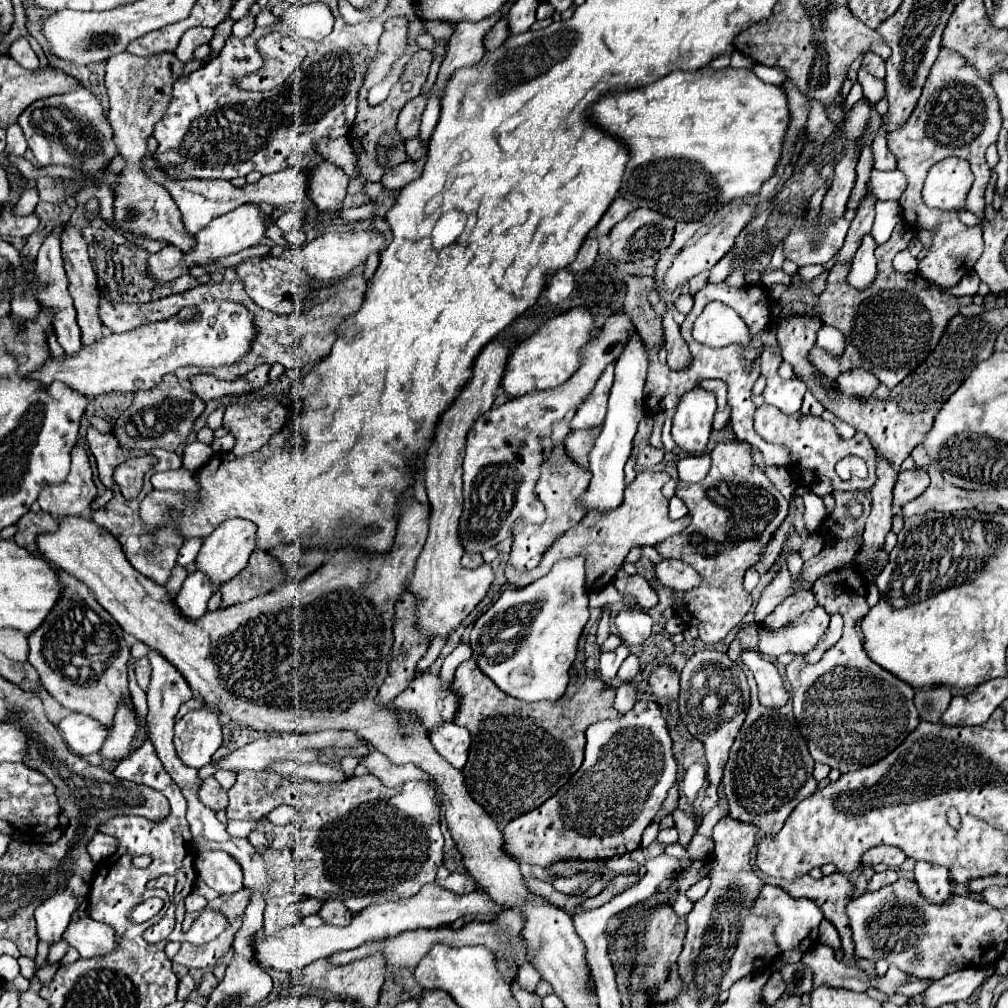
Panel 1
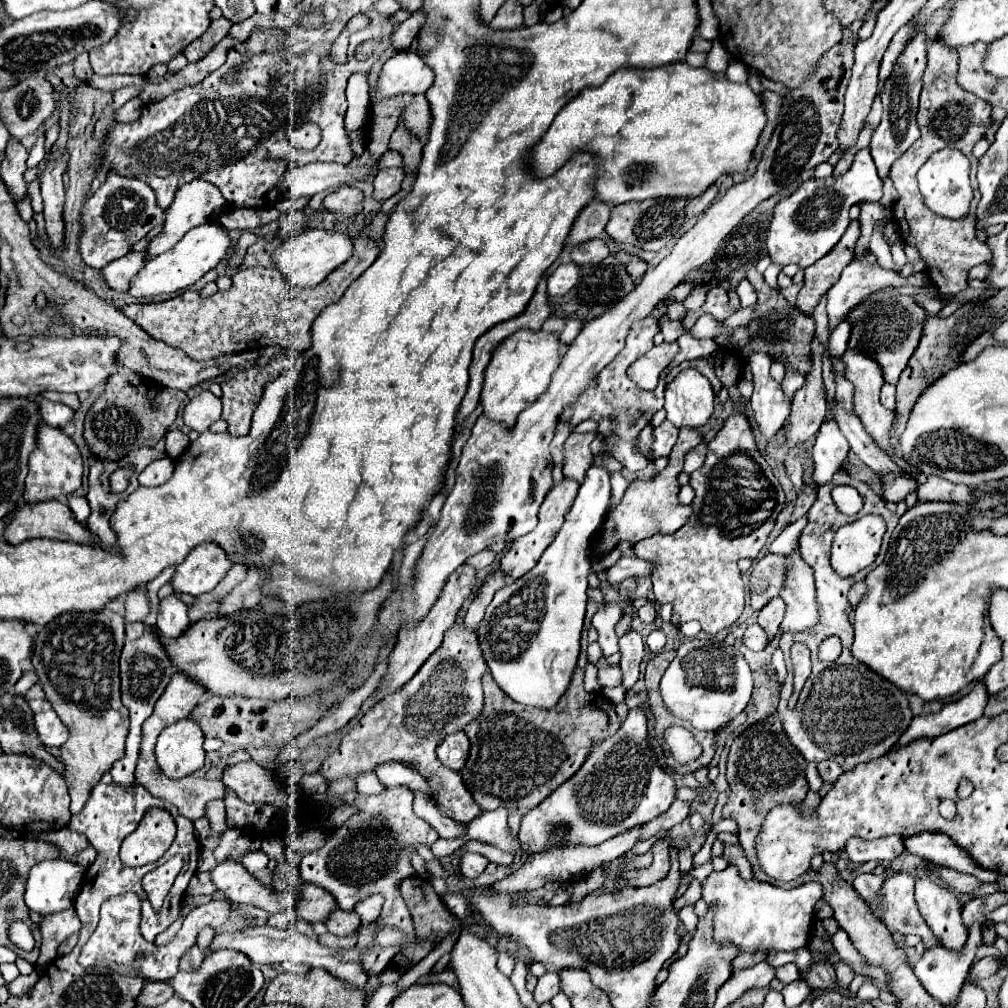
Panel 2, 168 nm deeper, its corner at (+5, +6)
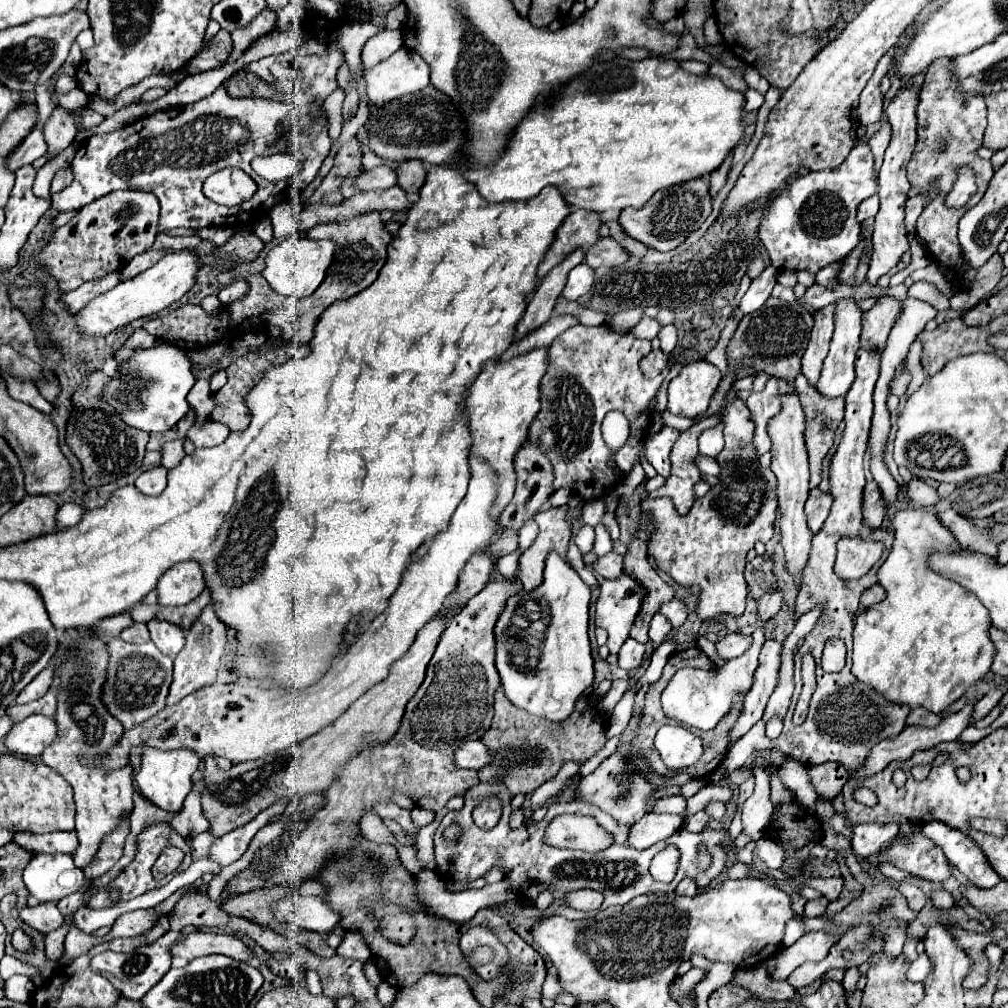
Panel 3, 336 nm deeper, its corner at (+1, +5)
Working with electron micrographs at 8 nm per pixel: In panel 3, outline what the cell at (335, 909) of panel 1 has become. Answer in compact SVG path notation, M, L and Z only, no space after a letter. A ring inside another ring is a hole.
M347 931L343 935L341 945L337 947L337 955L359 959L359 961L365 963L371 957L371 951L369 951L369 947L367 947L367 943L365 943L365 939L361 937L359 931Z

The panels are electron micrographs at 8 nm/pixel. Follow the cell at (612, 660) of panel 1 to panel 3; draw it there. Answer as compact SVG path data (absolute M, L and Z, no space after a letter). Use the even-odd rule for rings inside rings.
M629 575L617 577L613 581L605 579L601 583L601 595L597 599L595 625L603 627L609 633L607 647L609 653L617 655L625 639L629 637L629 629L639 613L639 605L643 599L643 589Z

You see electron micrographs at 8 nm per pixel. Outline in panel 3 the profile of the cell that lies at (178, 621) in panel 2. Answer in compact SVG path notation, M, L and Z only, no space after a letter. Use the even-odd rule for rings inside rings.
M151 619L147 623L149 631L151 631L151 639L153 643L169 657L175 657L183 645L185 645L185 635L187 629L183 629L181 625L175 625L171 621L165 619Z

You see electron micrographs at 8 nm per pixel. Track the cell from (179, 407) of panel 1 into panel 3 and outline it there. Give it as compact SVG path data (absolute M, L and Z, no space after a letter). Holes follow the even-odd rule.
M101 371L91 373L73 395L73 411L67 421L67 443L81 459L83 481L89 487L99 487L137 471L143 465L143 453L149 441L149 433L129 427L109 403L101 401L103 389L109 381L111 379Z

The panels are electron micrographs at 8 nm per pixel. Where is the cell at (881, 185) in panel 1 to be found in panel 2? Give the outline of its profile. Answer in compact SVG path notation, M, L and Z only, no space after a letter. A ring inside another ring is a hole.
M859 150L851 168L841 176L811 178L803 182L795 194L783 198L773 208L773 220L767 232L767 252L781 268L787 264L799 264L807 268L823 258L843 236L851 218L849 208L859 202L879 202L883 196L883 182L877 176L877 168L869 150Z

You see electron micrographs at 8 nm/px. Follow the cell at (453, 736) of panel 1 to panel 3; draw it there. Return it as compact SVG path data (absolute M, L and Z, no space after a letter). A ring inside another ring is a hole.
M465 741L455 751L455 765L461 769L481 769L489 761L489 751L481 741Z

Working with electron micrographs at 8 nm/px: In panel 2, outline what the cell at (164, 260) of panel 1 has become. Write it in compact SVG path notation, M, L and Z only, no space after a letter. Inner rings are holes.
M129 252L125 256L121 256L119 260L113 260L111 264L107 264L103 270L101 270L101 276L105 280L105 284L111 288L111 290L117 290L117 292L125 292L129 288L129 280L145 266L145 260L143 260L143 252Z

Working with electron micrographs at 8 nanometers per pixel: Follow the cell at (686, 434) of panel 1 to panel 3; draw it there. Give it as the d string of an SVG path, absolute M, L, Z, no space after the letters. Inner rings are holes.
M705 359L685 363L683 371L669 383L667 409L673 415L697 419L707 411L719 381L719 369Z

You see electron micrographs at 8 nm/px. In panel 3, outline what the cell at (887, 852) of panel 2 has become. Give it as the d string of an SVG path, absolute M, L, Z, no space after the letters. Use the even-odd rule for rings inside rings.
M861 823L861 825L853 827L851 831L853 831L851 849L861 859L879 855L885 847L889 847L899 837L897 823L887 823L883 827L877 823Z

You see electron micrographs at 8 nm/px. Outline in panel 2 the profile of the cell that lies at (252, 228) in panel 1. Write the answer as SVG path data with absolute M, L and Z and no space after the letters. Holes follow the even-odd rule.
M209 222L201 224L193 230L189 230L177 242L177 246L173 246L171 250L167 250L167 252L155 256L153 260L149 260L145 264L145 268L137 274L137 278L133 278L129 282L127 294L133 296L133 298L147 298L147 296L157 296L157 294L173 294L173 292L187 290L201 276L205 276L211 268L215 268L219 264L219 260L225 258L229 248L231 248L231 242L229 242L227 230L223 226L209 224Z

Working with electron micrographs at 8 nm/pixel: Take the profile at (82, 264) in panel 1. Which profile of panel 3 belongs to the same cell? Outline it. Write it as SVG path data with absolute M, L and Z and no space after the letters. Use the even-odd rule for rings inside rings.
M57 107L47 121L43 135L45 135L45 143L47 143L47 155L51 159L61 155L73 143L73 139L77 135L75 123L69 117L69 111L63 107Z

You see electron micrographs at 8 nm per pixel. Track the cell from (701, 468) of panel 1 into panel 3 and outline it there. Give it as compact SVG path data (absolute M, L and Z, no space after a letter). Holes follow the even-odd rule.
M697 455L695 457L695 465L701 473L707 473L707 475L719 475L719 465L713 457L705 457L705 455Z

